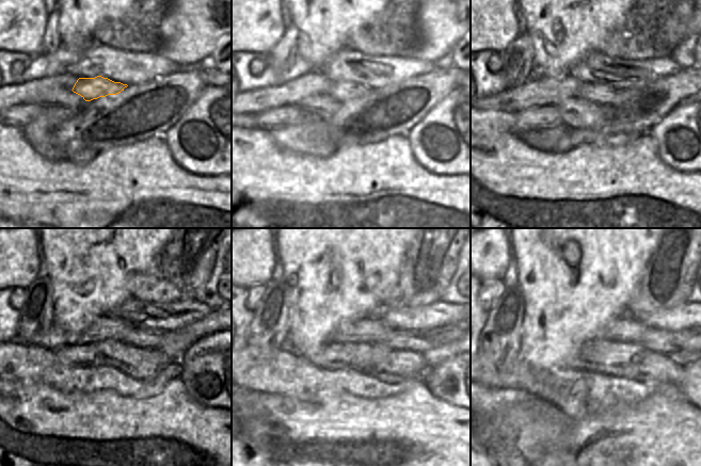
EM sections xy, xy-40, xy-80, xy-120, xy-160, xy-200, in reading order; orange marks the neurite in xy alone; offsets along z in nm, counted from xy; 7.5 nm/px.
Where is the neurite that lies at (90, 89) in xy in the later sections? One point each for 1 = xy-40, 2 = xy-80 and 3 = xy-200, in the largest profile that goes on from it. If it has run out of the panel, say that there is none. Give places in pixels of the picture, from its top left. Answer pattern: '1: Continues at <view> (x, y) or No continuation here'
1: Continues at xy-40 (341, 91)
2: Continues at xy-80 (601, 94)
3: Continues at xy-200 (666, 341).

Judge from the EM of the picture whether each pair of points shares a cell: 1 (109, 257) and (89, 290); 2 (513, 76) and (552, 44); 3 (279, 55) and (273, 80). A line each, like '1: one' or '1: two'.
1: one
2: two
3: two

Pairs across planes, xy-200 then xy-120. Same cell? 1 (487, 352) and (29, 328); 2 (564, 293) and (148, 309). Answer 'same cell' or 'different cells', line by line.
1: same cell
2: different cells

